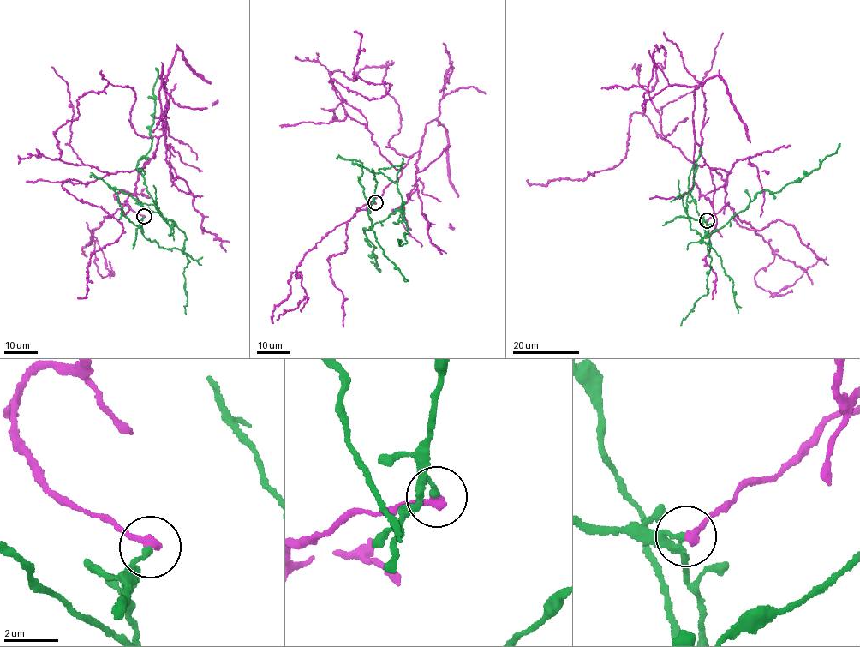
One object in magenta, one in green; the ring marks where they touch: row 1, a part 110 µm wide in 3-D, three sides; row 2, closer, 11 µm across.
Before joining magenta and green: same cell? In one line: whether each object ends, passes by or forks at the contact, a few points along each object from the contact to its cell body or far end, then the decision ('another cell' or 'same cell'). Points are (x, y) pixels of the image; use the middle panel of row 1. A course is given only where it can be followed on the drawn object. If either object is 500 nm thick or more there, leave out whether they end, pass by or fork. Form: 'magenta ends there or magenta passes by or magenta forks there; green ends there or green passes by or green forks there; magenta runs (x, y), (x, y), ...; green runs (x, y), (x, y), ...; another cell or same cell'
magenta ends there; green ends there; magenta runs (375, 202), (356, 210), (401, 171), (332, 85), (370, 99), (389, 89), (355, 78), (361, 35), (353, 32); green runs (375, 202), (369, 211), (362, 163), (355, 159), (396, 182), (402, 197), (403, 210), (363, 229), (378, 269); another cell

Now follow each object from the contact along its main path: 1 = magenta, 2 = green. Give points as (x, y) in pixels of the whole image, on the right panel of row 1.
1: (706, 220), (728, 204), (721, 174), (686, 159), (639, 113), (631, 116), (619, 164), (584, 178), (528, 180)
2: (706, 220), (707, 234), (688, 188), (695, 164), (686, 212), (701, 240), (758, 193), (815, 170), (840, 143)

